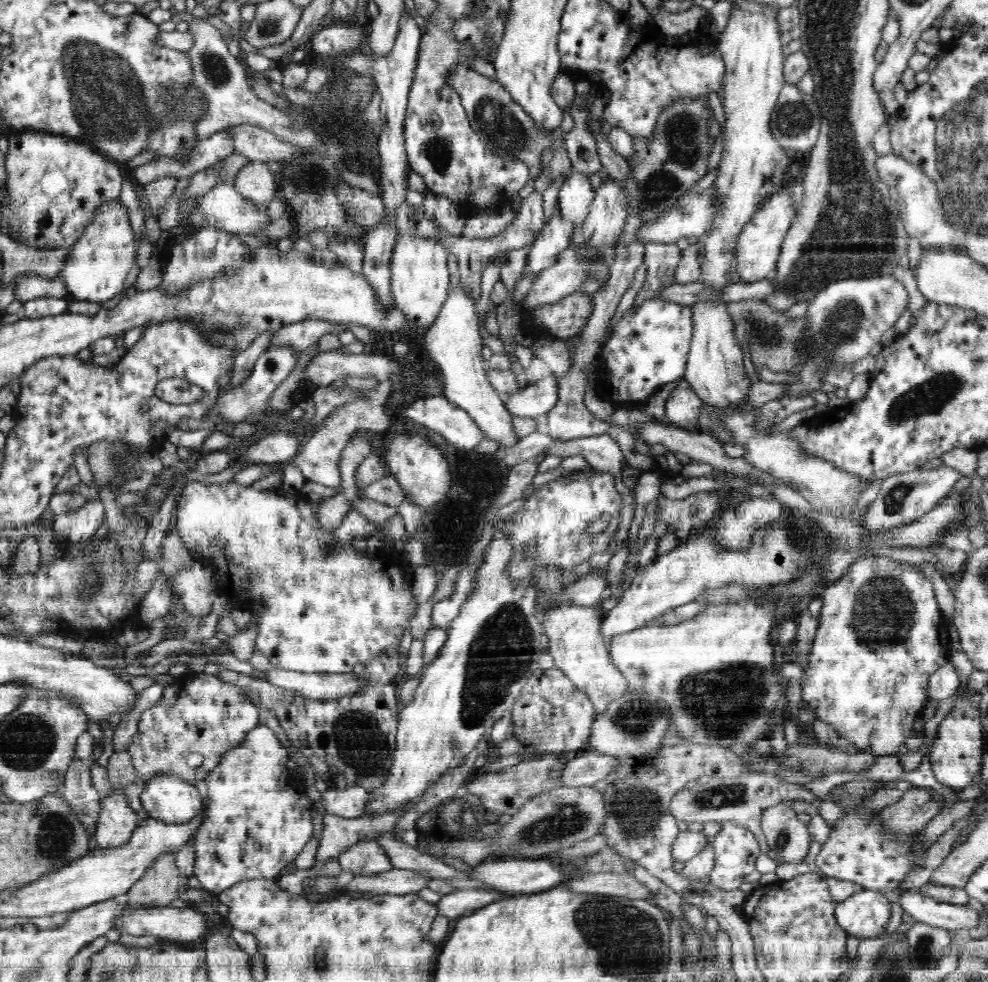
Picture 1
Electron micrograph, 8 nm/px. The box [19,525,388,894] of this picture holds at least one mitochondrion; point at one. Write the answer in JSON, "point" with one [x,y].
{"point":[55,835]}

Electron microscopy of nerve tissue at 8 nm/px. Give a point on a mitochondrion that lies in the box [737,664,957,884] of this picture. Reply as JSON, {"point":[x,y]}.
{"point":[781,840]}

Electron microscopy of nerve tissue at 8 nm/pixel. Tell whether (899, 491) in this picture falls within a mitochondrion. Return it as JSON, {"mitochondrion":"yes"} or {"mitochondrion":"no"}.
{"mitochondrion":"yes"}

